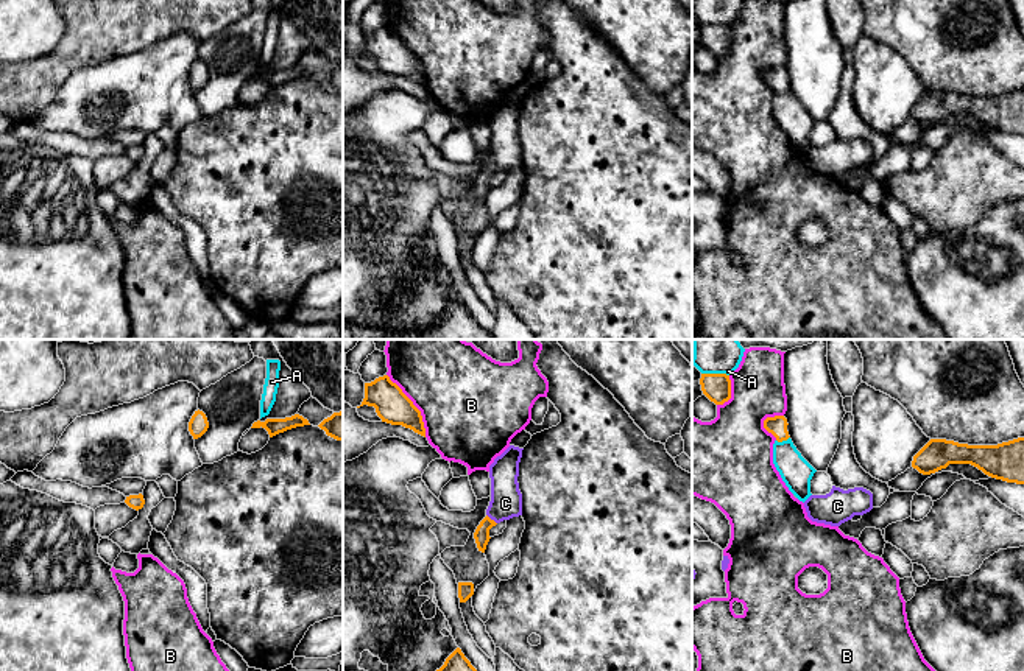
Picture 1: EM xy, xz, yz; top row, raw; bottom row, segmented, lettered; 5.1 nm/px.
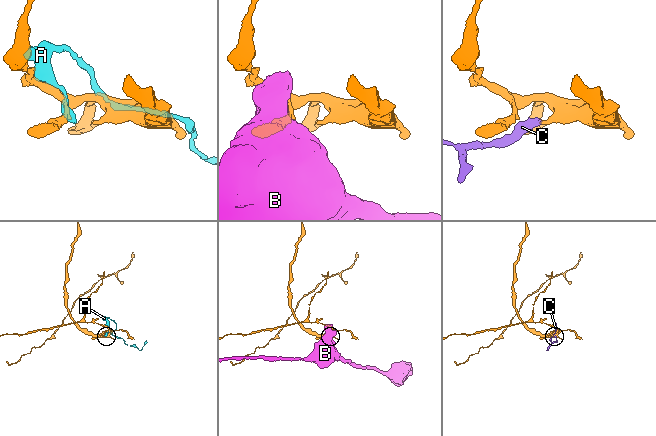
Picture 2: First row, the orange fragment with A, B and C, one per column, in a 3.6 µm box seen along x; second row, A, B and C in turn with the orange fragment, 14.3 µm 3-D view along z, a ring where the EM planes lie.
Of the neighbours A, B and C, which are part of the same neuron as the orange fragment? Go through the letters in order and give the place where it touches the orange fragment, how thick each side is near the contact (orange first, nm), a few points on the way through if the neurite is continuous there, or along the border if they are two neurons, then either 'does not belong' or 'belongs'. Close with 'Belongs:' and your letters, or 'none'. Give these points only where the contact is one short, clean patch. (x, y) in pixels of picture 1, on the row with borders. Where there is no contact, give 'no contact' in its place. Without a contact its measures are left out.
A: yz (783, 439) | 100/160 nm | does not belong
B: xz (413, 405) | 180/460 nm | does not belong
C: xz (490, 519) | 80/160 nm | across xz (482, 533), (490, 519), (505, 503) | belongs
Belongs: C

